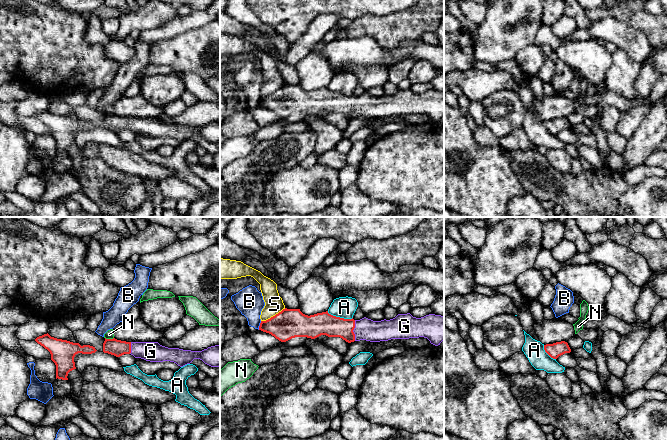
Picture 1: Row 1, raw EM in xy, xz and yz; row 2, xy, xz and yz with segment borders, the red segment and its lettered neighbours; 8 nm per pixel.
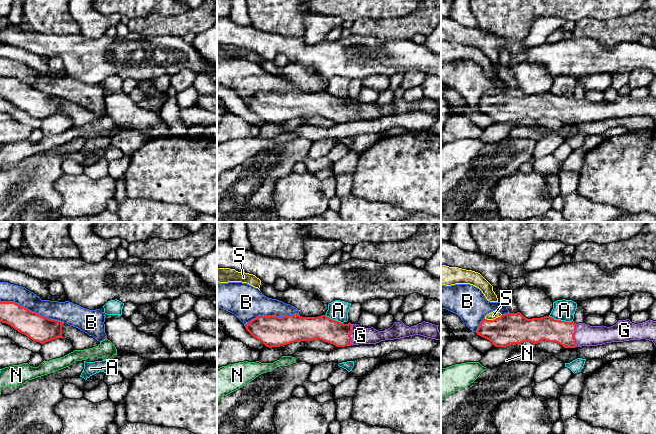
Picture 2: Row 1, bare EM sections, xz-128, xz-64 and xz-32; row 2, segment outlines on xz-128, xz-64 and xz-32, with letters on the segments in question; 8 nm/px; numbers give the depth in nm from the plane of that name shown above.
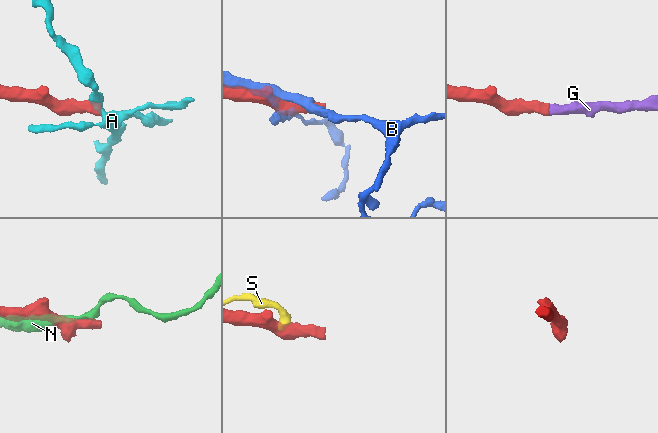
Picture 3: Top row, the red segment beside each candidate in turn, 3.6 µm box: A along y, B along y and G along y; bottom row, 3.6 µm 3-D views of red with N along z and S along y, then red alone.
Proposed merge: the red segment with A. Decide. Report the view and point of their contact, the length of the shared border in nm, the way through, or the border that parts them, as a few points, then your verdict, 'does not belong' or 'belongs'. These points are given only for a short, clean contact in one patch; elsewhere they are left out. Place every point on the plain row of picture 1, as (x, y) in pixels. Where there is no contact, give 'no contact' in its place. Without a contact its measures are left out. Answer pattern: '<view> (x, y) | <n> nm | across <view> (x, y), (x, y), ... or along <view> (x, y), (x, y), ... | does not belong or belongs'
xz (339, 93) | 220 nm | along xz (327, 87), (336, 92), (352, 94) | does not belong

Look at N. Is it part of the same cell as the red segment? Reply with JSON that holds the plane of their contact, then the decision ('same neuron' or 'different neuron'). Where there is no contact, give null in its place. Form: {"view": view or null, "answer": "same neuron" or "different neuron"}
{"view": "xy", "answer": "different neuron"}

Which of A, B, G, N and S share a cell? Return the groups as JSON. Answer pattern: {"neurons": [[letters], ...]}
{"neurons": [["A"], ["B"], ["G"], ["N"], ["S"]]}

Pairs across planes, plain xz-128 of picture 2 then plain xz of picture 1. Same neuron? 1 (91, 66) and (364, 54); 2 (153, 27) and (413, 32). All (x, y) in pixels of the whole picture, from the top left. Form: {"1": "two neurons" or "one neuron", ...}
{"1": "one neuron", "2": "one neuron"}

